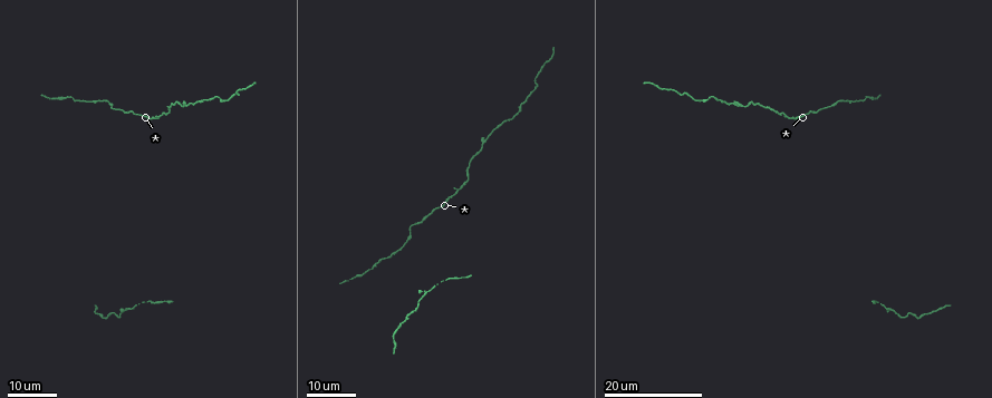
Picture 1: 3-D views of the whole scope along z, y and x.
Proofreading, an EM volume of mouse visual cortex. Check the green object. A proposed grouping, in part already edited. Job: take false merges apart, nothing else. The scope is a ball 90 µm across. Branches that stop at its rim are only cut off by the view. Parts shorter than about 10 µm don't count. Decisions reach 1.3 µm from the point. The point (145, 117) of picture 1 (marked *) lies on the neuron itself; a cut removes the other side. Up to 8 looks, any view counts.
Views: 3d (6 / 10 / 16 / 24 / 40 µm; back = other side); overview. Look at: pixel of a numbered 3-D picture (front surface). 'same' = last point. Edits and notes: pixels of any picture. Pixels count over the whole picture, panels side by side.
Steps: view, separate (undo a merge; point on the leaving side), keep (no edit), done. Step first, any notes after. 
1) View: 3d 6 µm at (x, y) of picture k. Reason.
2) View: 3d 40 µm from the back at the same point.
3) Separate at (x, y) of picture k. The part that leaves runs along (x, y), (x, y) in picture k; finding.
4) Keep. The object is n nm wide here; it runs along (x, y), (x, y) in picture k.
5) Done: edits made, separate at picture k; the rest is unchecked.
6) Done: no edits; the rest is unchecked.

View: 3d 16 µm at (468, 181) of picture 1. Sudden change in width.

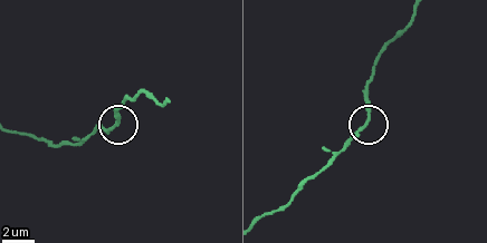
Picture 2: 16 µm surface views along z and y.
View: 3d 6 µm at (366, 124) of picture 2. Zoom in.

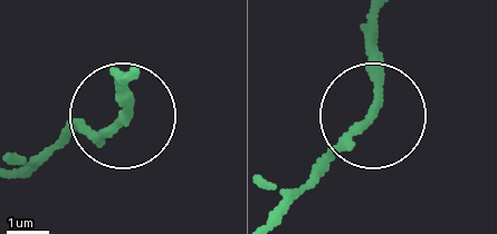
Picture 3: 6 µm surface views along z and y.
Keep. Continuous, no second neuron.

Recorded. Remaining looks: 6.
View: 3d 16 µm at (222, 102) of picture 1. Calibre changes.

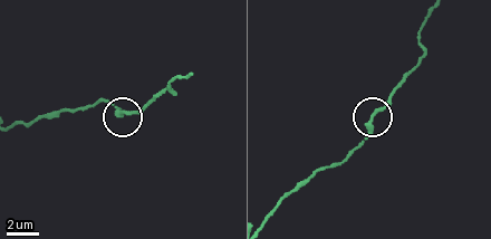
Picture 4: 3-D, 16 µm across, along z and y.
View: 3d 10 µm at (127, 110) of picture 4.

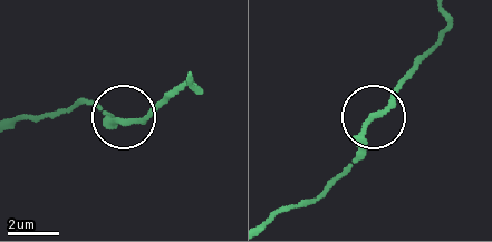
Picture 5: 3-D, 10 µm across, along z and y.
Keep. It runs along (21, 120), (86, 102), (112, 118), (143, 120), (166, 104) in picture 5; continuous, no second neuron.

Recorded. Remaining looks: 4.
View: 3d 16 µm at (746, 106) of picture 1. Narrows sharply.

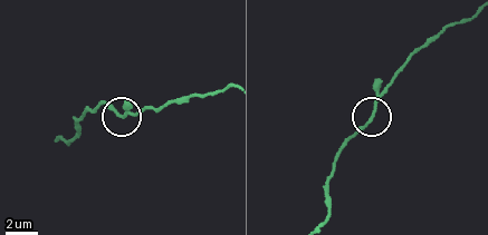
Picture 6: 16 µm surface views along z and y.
View: 3d 6 µm at (373, 113) of picture 6. Zoom in.

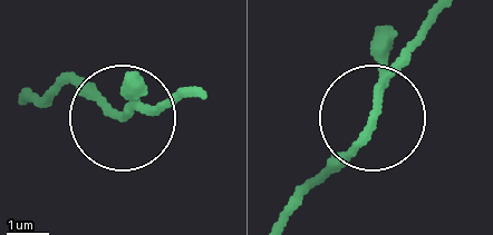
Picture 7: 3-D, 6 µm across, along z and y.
View: 3d 6 µm from the back at (372, 123) of picture 7.

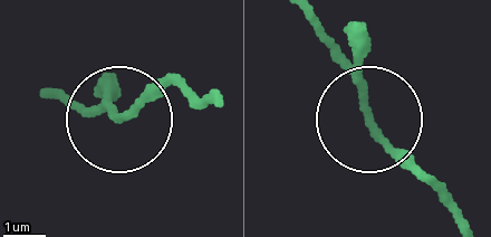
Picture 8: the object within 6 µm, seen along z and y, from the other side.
Keep. It runs along (462, 224), (379, 128), (355, 24) in picture 8; one neuron here.

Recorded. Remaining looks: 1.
Done: no edits; the rest is unchecked.

